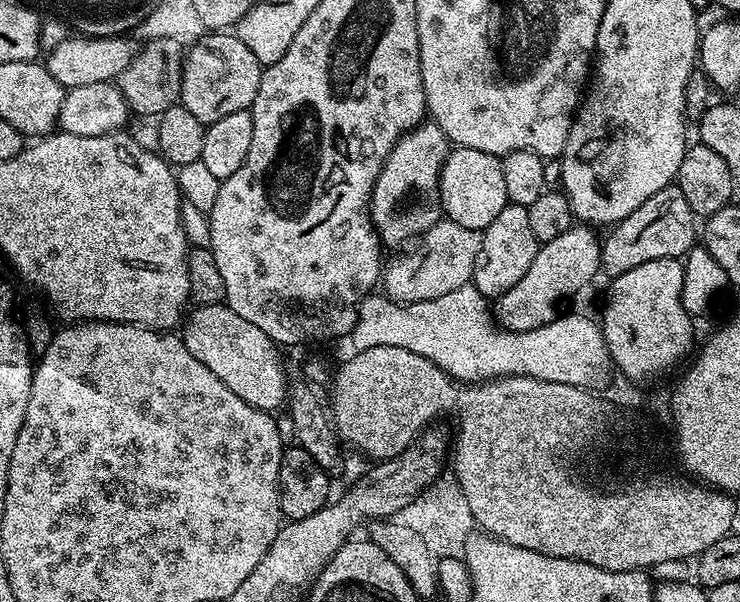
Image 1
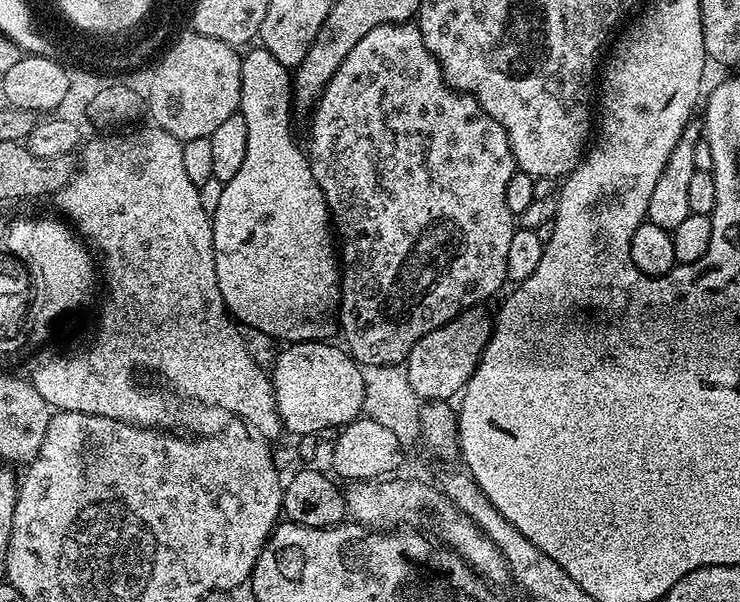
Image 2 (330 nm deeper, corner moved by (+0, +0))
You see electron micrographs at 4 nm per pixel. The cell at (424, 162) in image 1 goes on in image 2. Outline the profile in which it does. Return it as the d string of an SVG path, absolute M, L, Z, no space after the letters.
M415 23L383 24L370 30L366 38L346 54L342 66L330 78L323 94L311 109L312 141L306 144L308 165L328 203L328 211L338 237L338 259L342 265L340 274L340 310L338 328L344 332L343 343L353 360L361 366L380 367L404 364L418 338L426 338L430 330L438 330L453 320L465 308L483 305L503 284L506 284L506 254L510 251L510 238L514 231L514 217L510 206L506 206L506 186L517 172L516 159L508 141L506 130L476 99L461 94L444 80L439 62L426 50L419 27Z

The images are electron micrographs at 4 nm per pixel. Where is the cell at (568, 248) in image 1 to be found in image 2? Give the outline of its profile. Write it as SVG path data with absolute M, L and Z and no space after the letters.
M487 307L465 308L450 322L430 330L426 338L418 338L414 350L410 350L406 365L413 393L424 402L448 402L463 393L469 378L474 374L482 354L492 336L493 317Z

